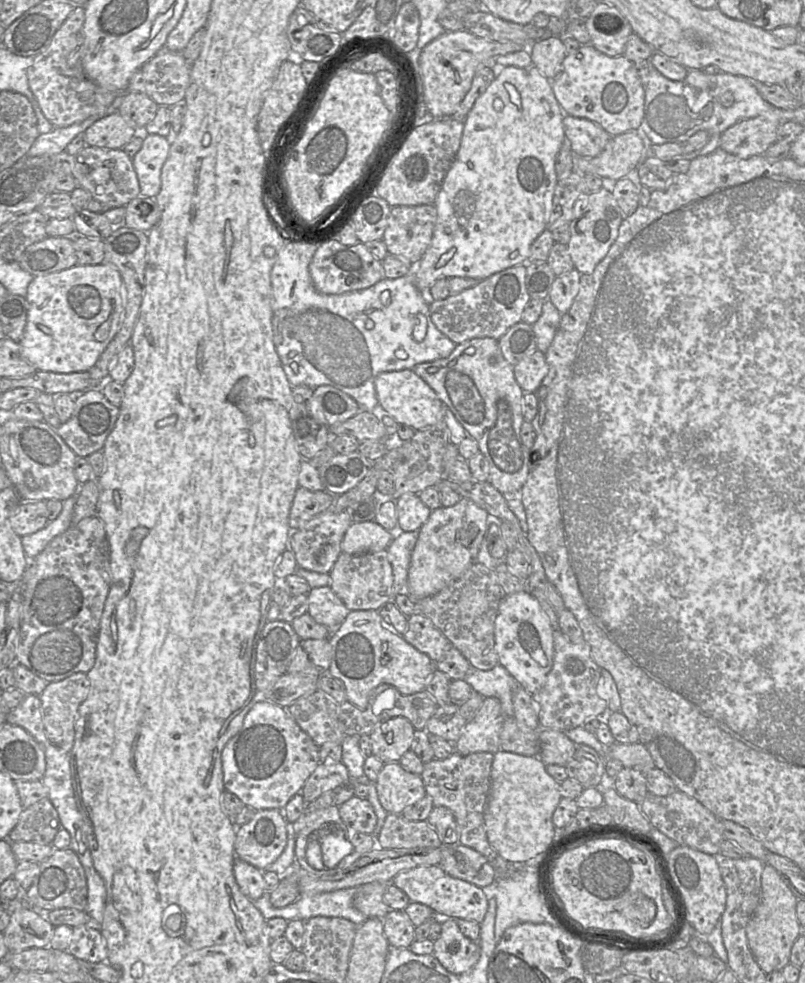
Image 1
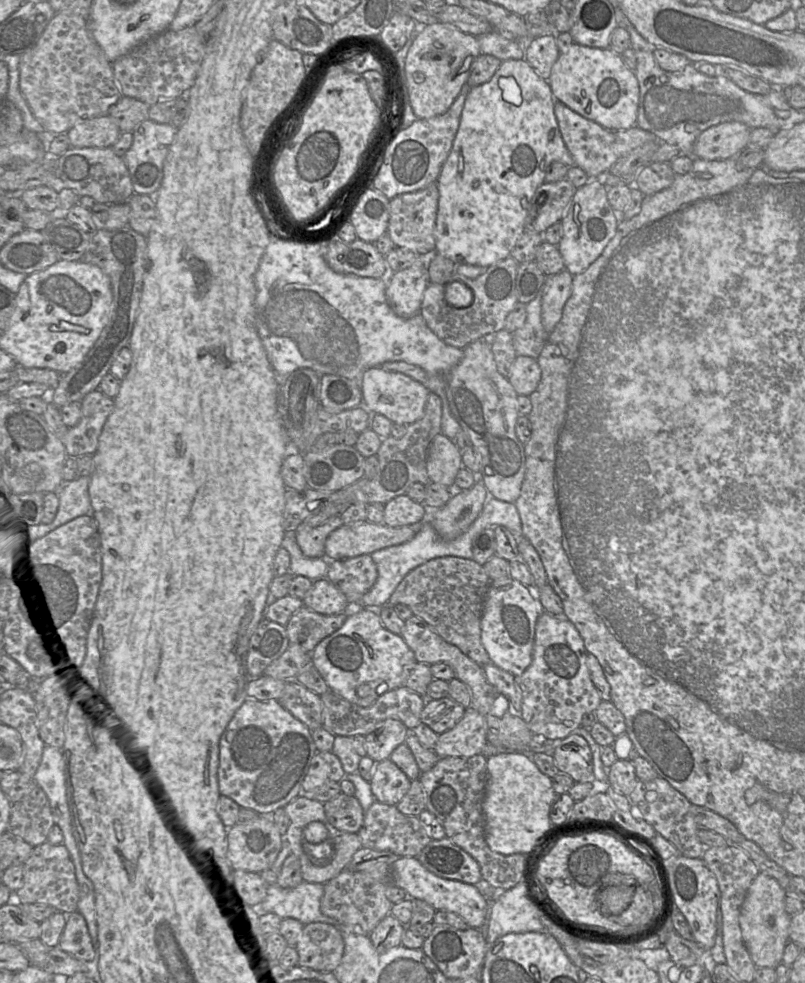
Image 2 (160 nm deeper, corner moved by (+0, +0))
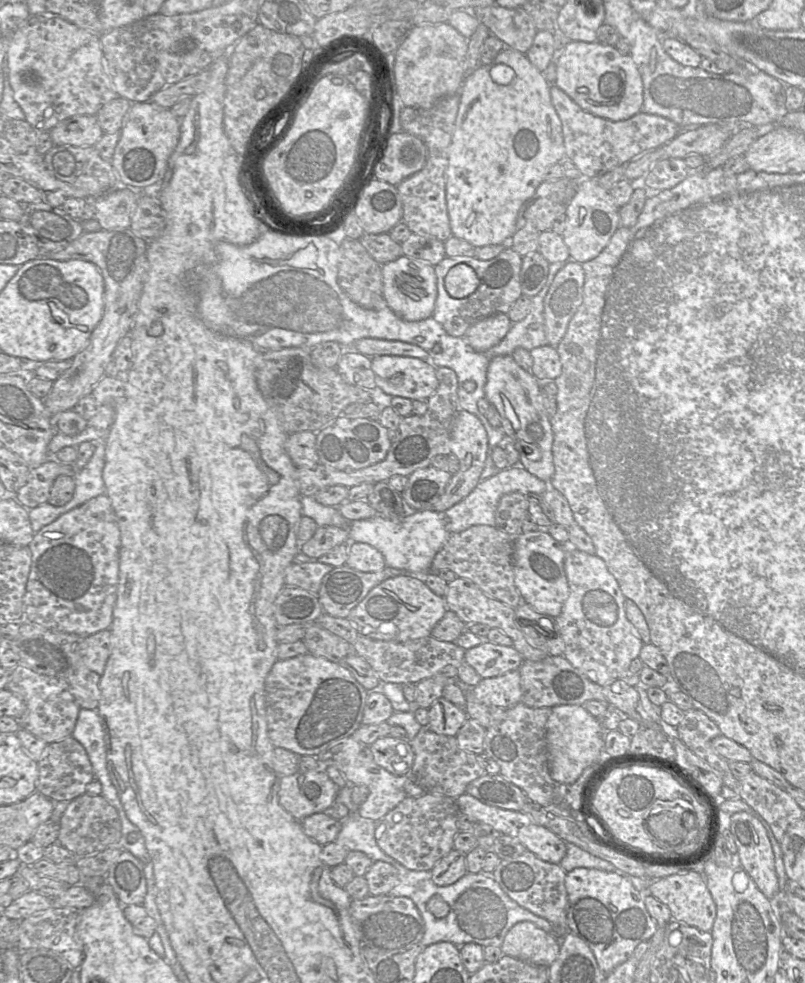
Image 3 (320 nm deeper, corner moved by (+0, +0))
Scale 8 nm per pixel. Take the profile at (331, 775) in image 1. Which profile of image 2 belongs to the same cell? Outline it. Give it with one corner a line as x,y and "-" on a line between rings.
319,751
312,760
302,790
310,792
326,782
340,782
345,776
342,764
335,754
331,751

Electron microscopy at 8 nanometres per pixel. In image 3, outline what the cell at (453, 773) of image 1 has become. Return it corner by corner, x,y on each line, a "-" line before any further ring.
424,792
419,797
406,797
385,816
375,822
375,839
380,849
401,866
413,871
431,871
434,865
453,850
458,833
457,819
461,814
455,798

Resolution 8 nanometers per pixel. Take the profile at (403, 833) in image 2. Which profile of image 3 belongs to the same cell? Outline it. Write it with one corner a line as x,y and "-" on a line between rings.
353,812
341,822
336,841
349,851
365,853
373,862
384,861
396,865
397,862
385,854
376,842
375,822

